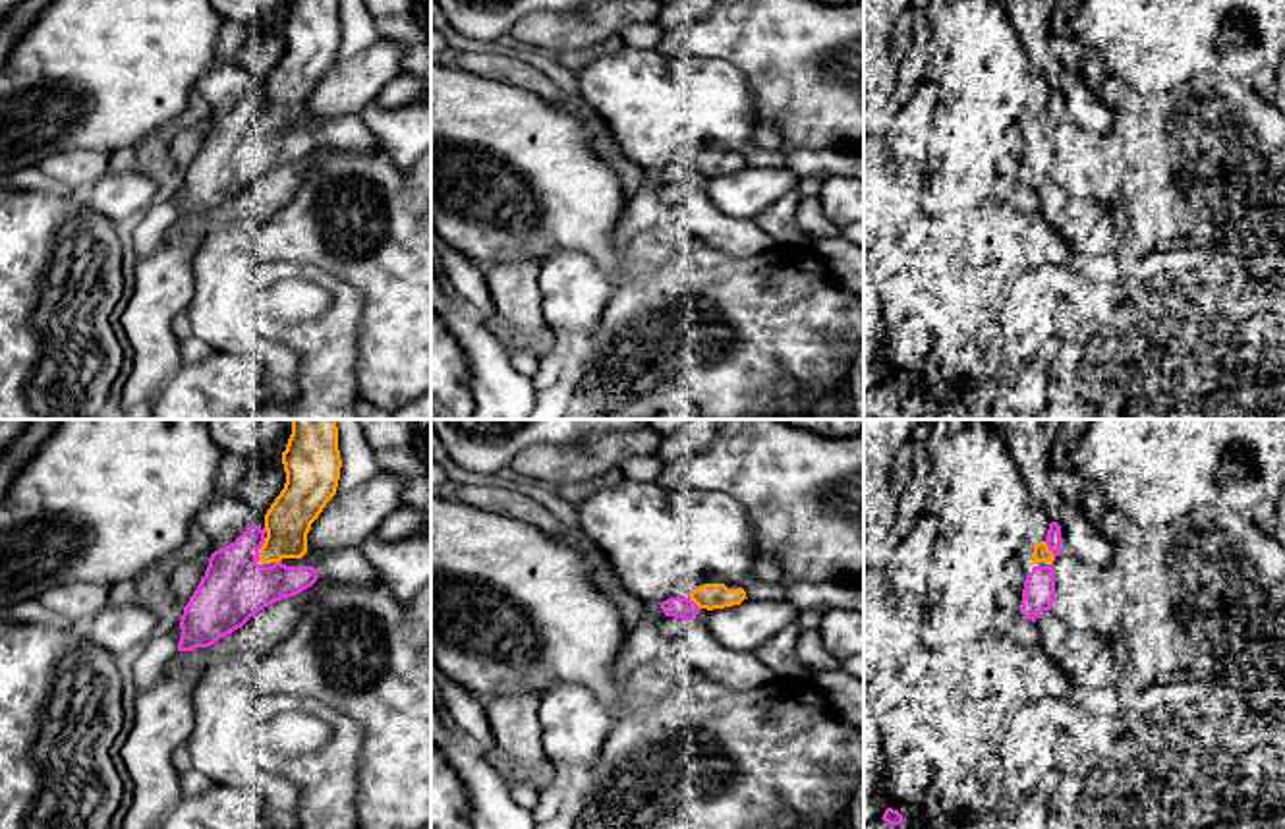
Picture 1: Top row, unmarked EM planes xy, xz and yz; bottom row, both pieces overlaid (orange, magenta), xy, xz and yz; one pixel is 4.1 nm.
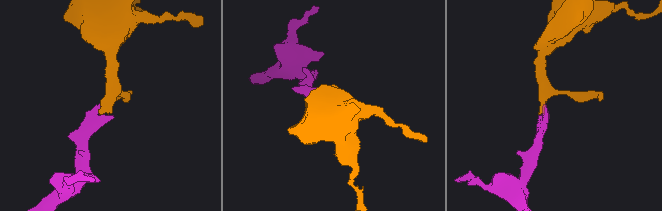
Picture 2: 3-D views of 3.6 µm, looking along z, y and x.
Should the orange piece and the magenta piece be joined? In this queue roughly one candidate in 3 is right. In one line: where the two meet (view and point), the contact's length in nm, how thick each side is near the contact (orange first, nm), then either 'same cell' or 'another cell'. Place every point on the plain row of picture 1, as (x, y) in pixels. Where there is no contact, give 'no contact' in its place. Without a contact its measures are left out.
meets orange in xy at (261, 114); contact 90 nm long; 190 nm thick on the orange side, 280 nm on the other; same cell

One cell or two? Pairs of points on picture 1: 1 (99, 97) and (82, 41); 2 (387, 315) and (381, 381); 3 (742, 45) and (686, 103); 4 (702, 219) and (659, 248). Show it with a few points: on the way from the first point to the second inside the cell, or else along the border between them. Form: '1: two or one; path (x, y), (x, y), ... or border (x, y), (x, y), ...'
1: one; path (99, 84), (99, 58), (95, 55)
2: one; path (387, 331), (387, 366)
3: two; border (683, 55), (735, 62), (756, 95)
4: two; border (677, 225), (725, 252)

